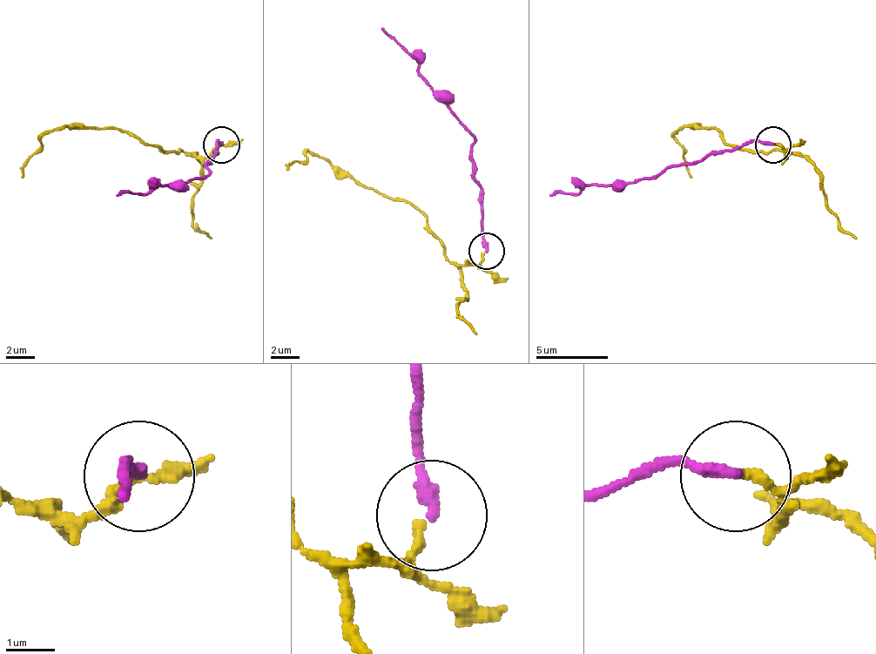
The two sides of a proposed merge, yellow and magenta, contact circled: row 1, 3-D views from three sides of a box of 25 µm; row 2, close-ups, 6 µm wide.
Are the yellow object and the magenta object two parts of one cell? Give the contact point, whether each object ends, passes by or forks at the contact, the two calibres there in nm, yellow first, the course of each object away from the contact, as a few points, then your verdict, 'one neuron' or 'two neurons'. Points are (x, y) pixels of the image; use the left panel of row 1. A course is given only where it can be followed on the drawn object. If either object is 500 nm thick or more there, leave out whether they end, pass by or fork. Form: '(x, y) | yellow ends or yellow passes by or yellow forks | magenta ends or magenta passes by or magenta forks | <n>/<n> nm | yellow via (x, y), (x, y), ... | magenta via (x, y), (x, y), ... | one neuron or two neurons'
(221, 144) | yellow passes by | magenta ends | 120/240 nm | yellow via (220, 145), (205, 157), (188, 157), (180, 149), (177, 152), (116, 128), (62, 128), (43, 135), (22, 178) | magenta via (220, 145), (217, 142), (217, 149), (205, 164), (205, 174), (116, 196) | two neurons

